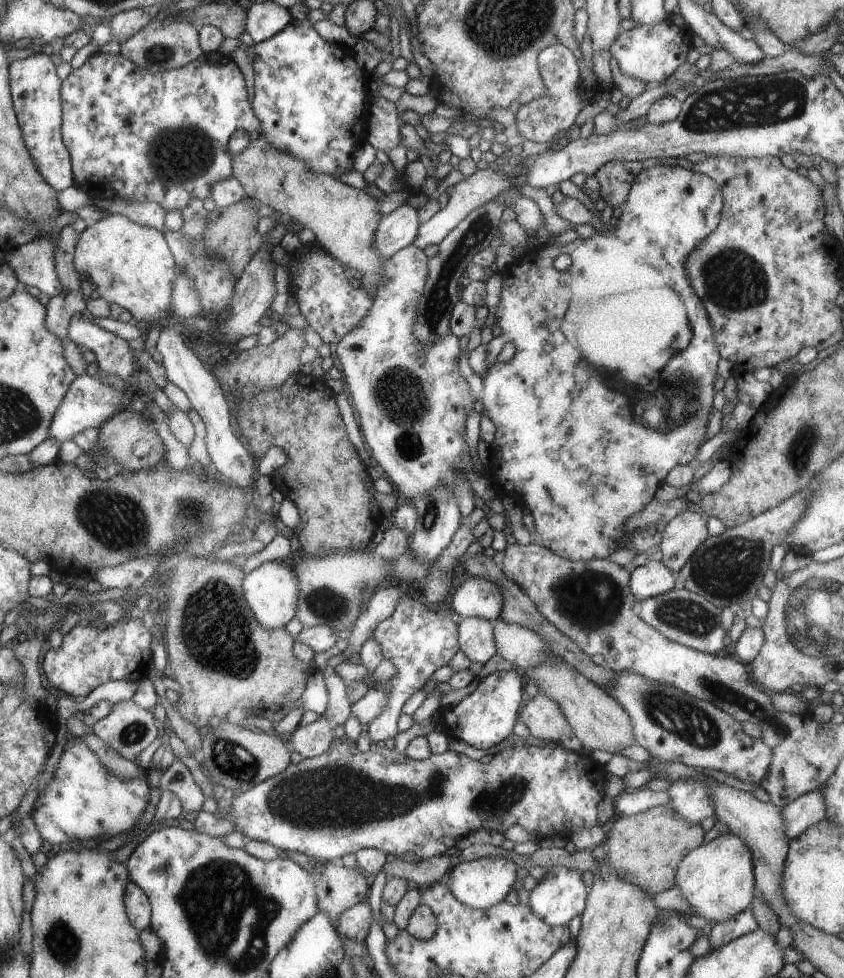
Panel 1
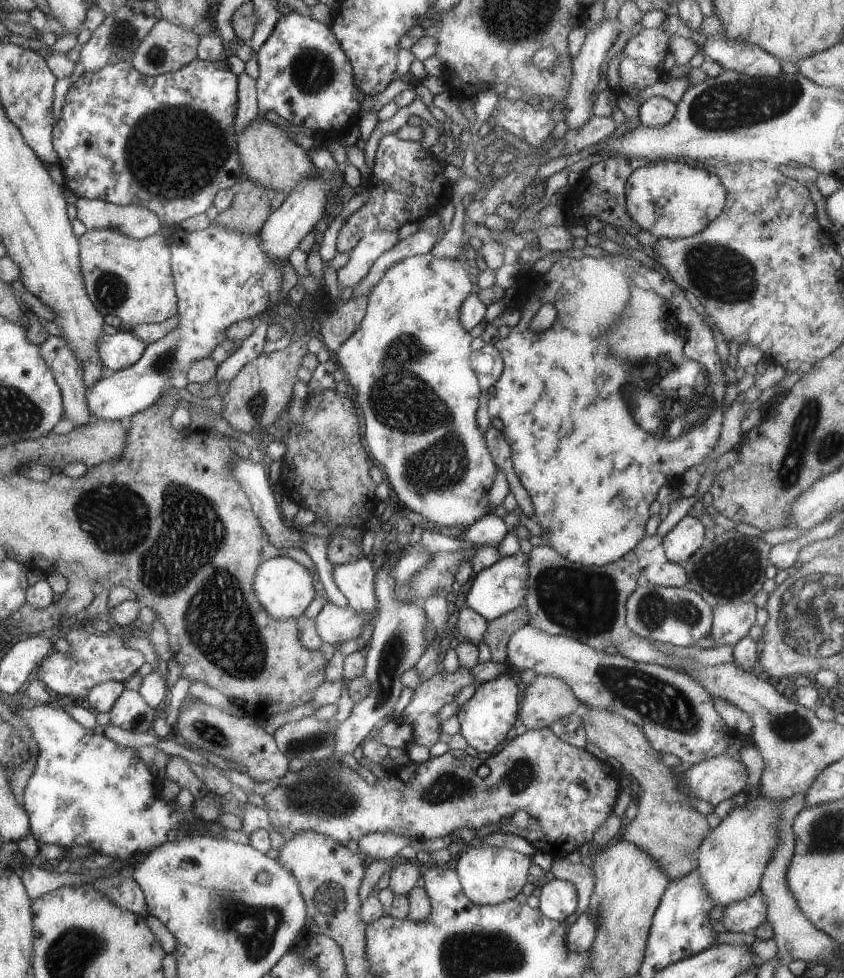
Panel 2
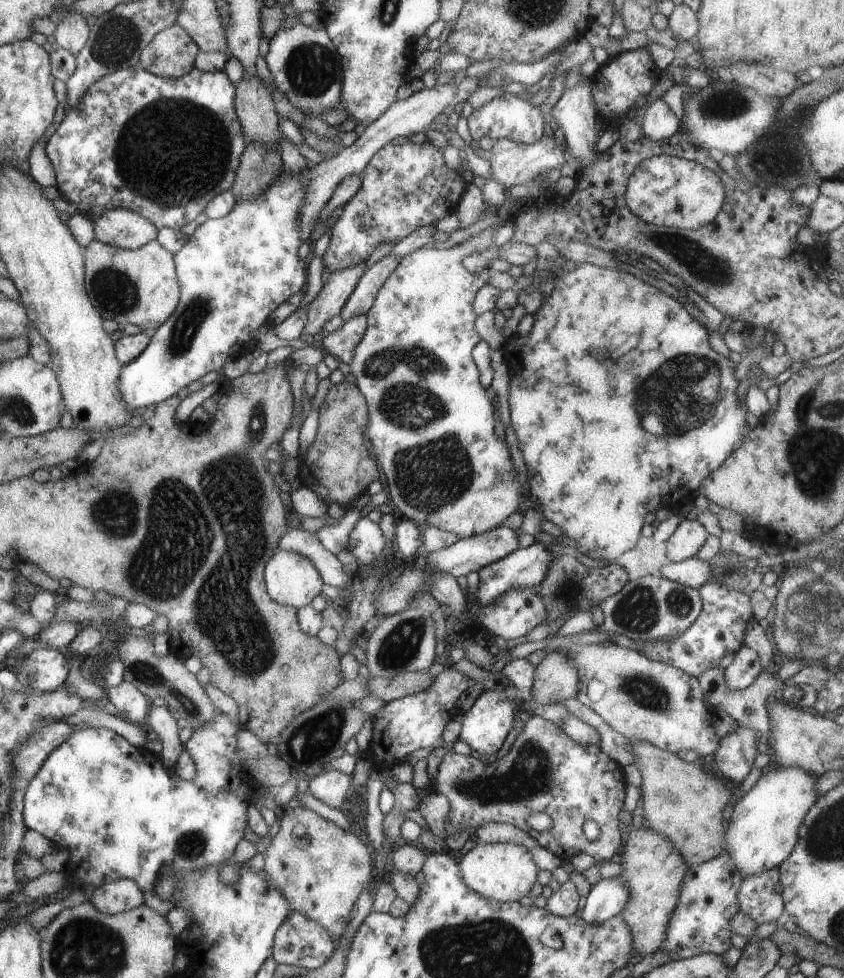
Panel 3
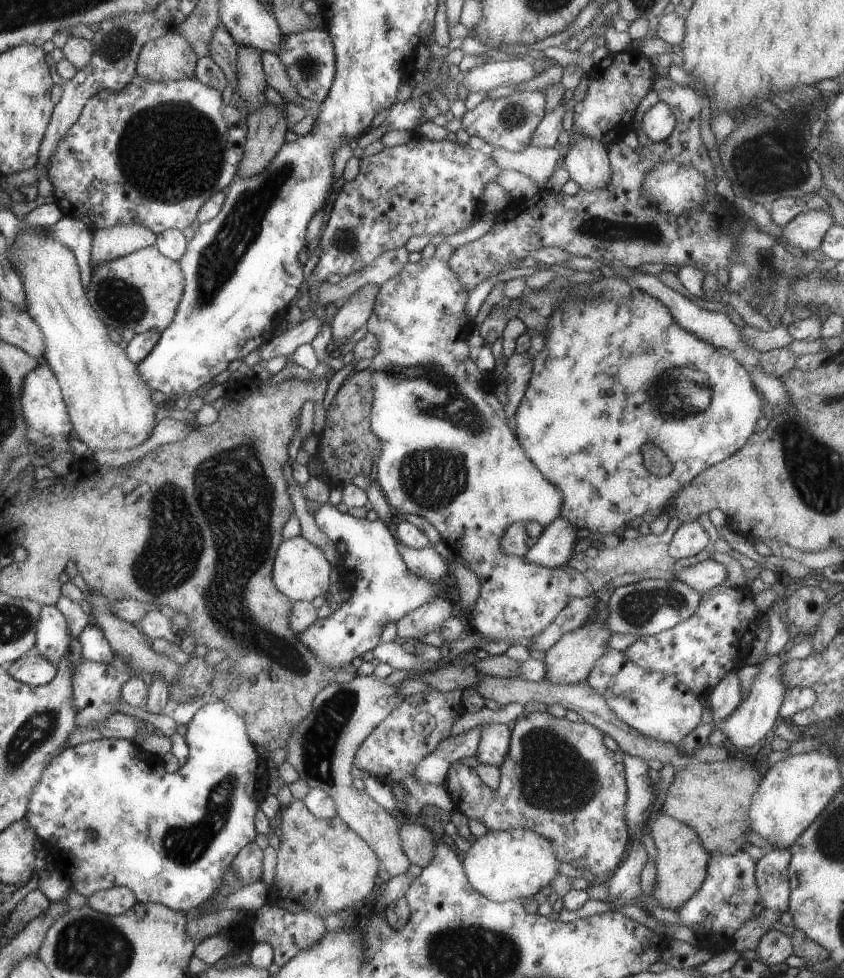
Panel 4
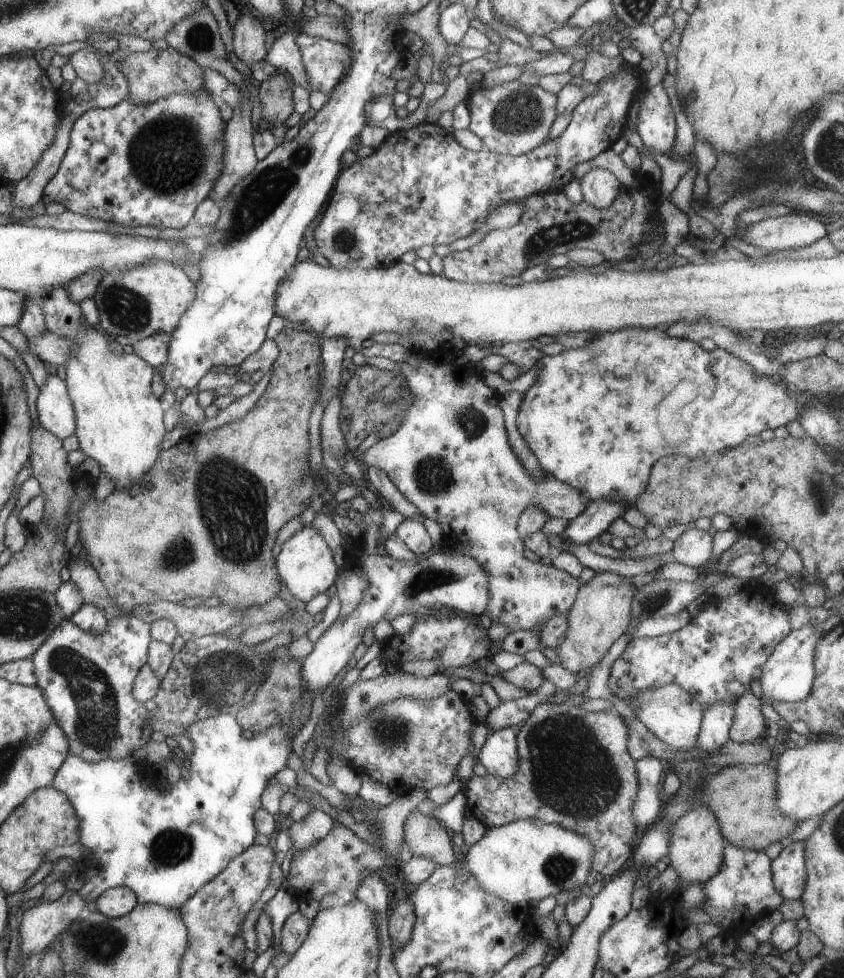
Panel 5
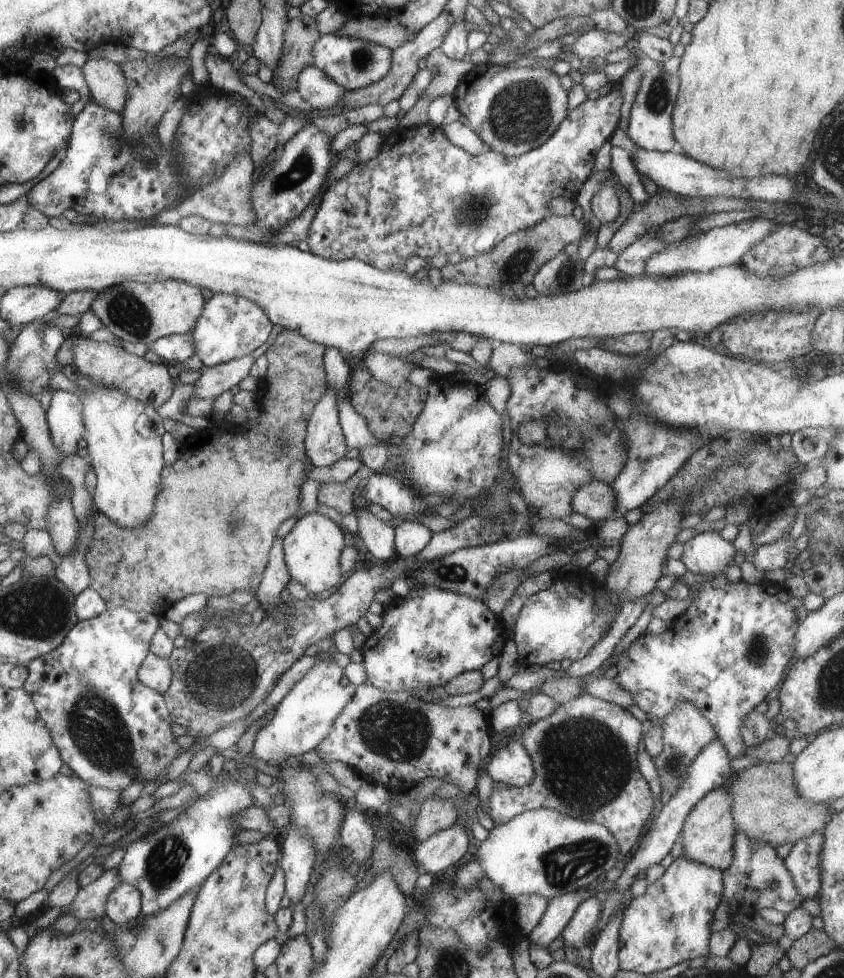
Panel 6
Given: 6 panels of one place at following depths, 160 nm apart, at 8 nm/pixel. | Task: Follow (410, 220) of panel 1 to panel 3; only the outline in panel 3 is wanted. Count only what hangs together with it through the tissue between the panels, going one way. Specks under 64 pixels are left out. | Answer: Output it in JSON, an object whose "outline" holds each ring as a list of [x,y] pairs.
{"outline":[[[363,263],[329,274],[328,282],[307,306],[309,310],[307,323],[300,338],[316,341],[324,334],[324,325],[330,318],[340,314],[365,267]]]}

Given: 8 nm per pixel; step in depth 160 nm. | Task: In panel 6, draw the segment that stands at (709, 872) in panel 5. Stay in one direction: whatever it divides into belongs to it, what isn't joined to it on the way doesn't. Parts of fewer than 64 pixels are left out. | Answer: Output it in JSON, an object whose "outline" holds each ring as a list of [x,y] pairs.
{"outline":[[[720,787],[705,794],[687,814],[681,830],[687,859],[723,871],[732,864],[734,837],[737,833],[732,814],[732,795],[728,787]]]}

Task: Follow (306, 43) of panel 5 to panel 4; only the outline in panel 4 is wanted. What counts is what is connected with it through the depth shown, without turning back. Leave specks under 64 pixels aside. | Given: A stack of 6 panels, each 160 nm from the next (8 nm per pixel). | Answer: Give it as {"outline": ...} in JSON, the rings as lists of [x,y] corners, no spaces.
{"outline":[[[312,29],[284,36],[278,58],[286,66],[288,76],[302,98],[321,103],[330,95],[336,73],[335,47],[326,29]]]}

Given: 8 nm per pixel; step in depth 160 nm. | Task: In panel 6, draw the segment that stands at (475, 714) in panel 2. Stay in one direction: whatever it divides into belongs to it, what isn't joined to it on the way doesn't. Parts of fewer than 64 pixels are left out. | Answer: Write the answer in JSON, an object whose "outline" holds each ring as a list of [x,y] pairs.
{"outline":[[[512,737],[507,741],[497,739],[494,750],[496,754],[485,761],[484,770],[495,783],[511,787],[532,784],[535,777],[533,760],[520,740],[514,741]]]}

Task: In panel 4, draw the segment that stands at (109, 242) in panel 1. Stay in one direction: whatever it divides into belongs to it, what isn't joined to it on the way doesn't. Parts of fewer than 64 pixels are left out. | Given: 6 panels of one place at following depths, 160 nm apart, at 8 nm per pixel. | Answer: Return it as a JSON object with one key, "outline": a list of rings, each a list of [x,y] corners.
{"outline":[[[154,246],[141,248],[92,269],[91,283],[87,294],[90,296],[91,305],[108,328],[116,329],[119,332],[122,330],[134,330],[137,335],[146,331],[162,332],[166,330],[175,320],[185,288],[186,278],[180,262],[174,262],[166,258],[166,256],[162,256]]]}

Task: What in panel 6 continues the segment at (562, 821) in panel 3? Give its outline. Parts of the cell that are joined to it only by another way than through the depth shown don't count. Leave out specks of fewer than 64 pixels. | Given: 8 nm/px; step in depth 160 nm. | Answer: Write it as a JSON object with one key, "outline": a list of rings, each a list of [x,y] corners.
{"outline":[[[582,693],[559,707],[545,719],[532,722],[523,728],[520,742],[533,760],[535,777],[527,787],[511,787],[500,783],[493,784],[489,798],[490,814],[497,825],[512,820],[526,811],[539,808],[557,810],[562,814],[597,822],[606,826],[618,841],[622,857],[626,855],[638,838],[642,836],[642,826],[652,818],[654,799],[648,782],[637,767],[636,754],[643,741],[642,723],[632,713],[620,705],[605,701],[590,693]]]}

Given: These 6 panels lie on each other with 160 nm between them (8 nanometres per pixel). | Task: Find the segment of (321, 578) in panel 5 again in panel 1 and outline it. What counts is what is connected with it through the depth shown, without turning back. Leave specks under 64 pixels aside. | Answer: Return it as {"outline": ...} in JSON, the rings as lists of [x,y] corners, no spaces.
{"outline":[[[287,561],[264,562],[243,579],[244,600],[252,614],[255,614],[256,620],[266,626],[266,630],[286,627],[296,617],[299,611],[299,593],[299,582]]]}

